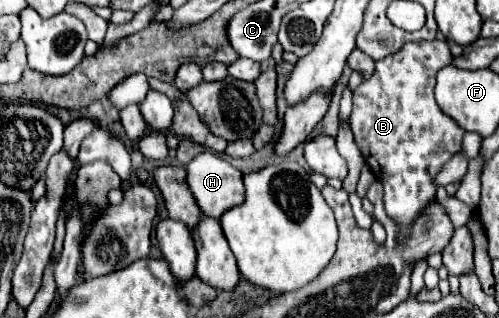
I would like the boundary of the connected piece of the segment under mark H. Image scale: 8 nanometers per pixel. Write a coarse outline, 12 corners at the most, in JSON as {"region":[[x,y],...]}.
{"region":[[209,150],[187,164],[201,212],[219,220],[245,200],[243,174]]}

